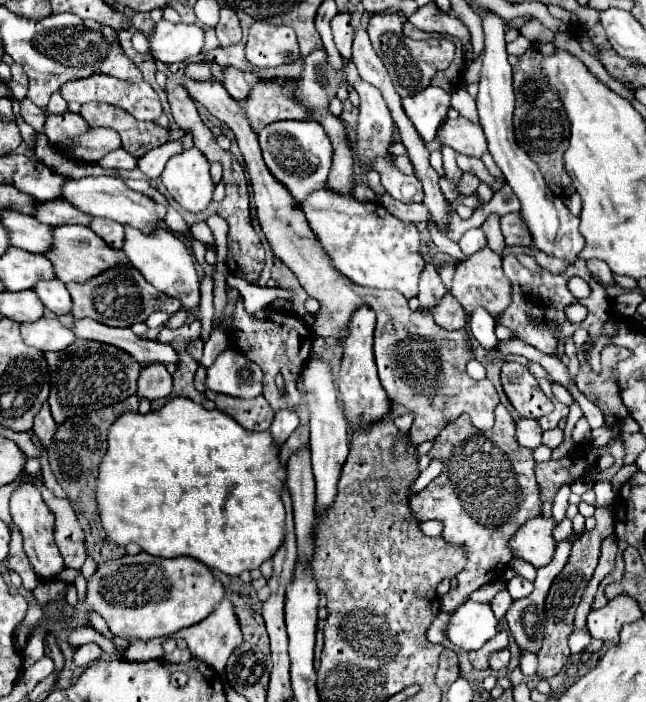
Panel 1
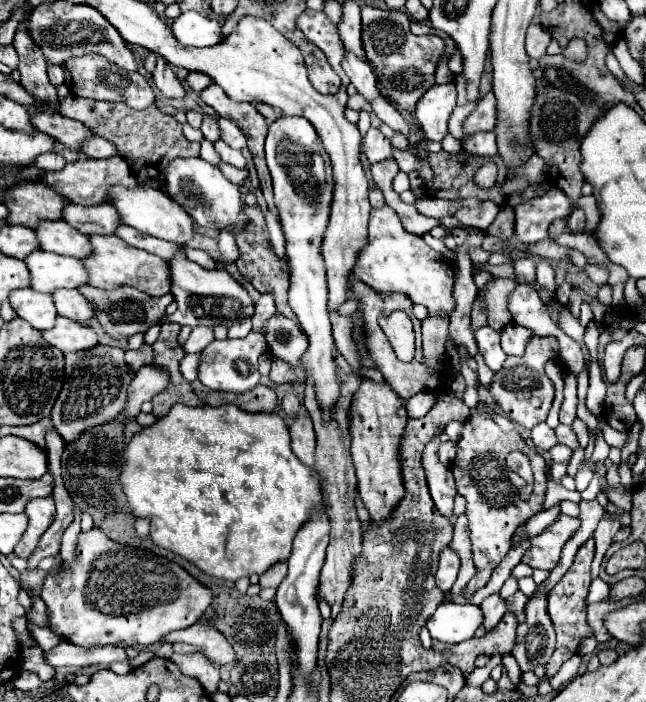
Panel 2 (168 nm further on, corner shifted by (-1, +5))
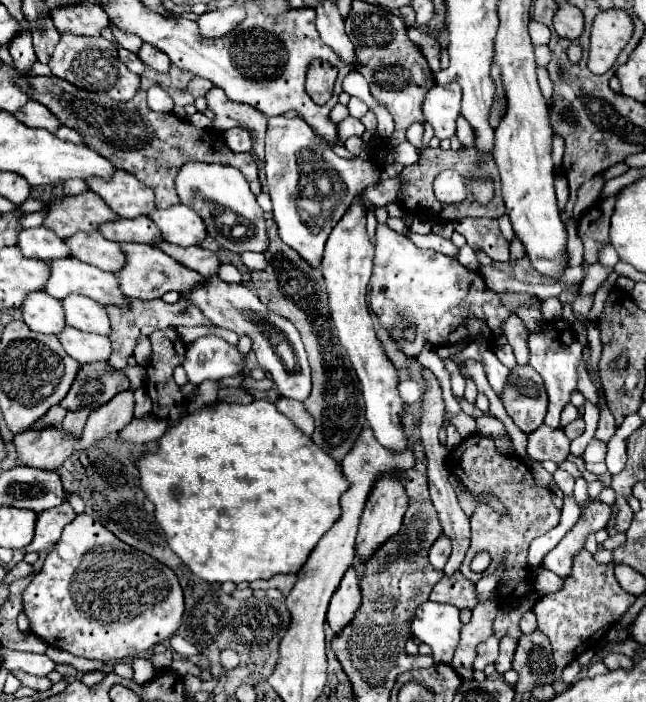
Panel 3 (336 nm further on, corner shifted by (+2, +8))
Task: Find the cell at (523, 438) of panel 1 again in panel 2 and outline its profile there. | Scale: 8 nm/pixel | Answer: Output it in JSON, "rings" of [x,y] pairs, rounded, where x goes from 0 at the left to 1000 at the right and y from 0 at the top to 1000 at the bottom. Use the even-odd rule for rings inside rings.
{"rings":[[[833,604],[830,610],[824,610],[824,630],[833,641],[845,644],[864,632],[864,624],[861,624],[861,615],[854,610],[848,610],[845,604]]]}

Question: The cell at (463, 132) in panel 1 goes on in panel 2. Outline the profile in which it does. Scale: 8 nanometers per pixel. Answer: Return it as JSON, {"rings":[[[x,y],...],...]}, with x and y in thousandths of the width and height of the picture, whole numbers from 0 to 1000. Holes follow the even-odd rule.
{"rings":[[[755,131],[740,145],[734,160],[721,168],[718,191],[734,191],[734,188],[746,188],[746,185],[765,185],[765,179],[768,179],[768,140],[765,140],[762,131]]]}

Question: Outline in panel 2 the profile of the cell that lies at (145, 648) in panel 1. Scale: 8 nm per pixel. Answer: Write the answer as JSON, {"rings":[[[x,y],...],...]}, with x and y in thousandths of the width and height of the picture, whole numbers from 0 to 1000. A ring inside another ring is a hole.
{"rings":[[[300,889],[279,900],[266,900],[266,906],[260,906],[260,912],[251,912],[251,917],[257,917],[257,915],[263,915],[263,917],[291,915],[291,917],[310,920],[310,923],[316,923],[316,934],[341,949],[356,946],[365,934],[359,920],[347,912],[347,906],[341,906],[341,900],[334,895],[328,895],[325,889]]]}

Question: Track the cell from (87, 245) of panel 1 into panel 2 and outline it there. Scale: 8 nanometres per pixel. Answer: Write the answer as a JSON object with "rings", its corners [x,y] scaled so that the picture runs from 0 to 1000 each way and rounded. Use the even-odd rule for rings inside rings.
{"rings":[[[142,336],[146,362],[130,370],[130,379],[139,390],[139,405],[161,413],[176,413],[186,407],[204,407],[217,416],[226,416],[229,422],[254,422],[263,416],[266,393],[263,393],[263,376],[260,370],[251,370],[232,359],[204,353],[183,336]]]}

